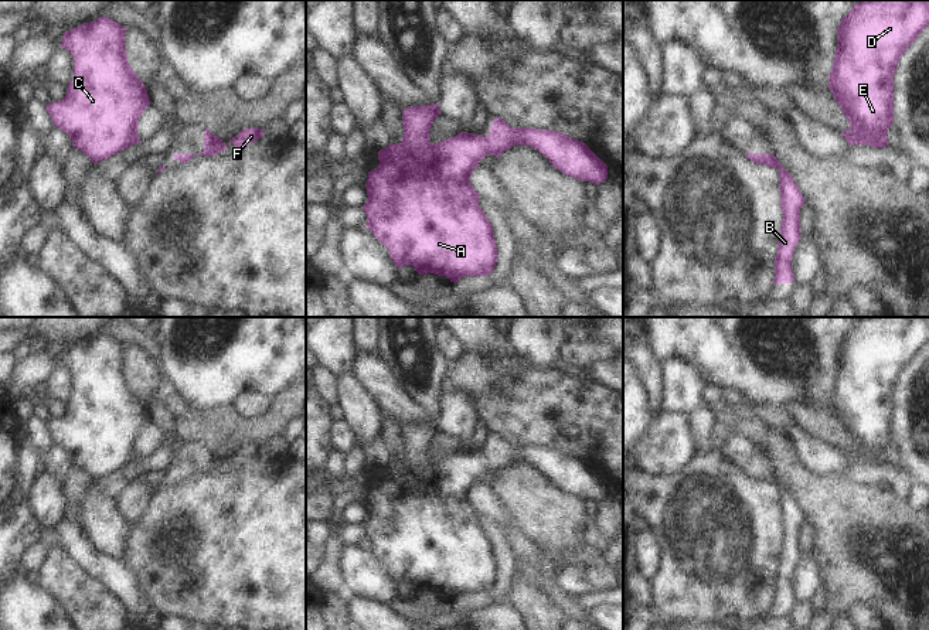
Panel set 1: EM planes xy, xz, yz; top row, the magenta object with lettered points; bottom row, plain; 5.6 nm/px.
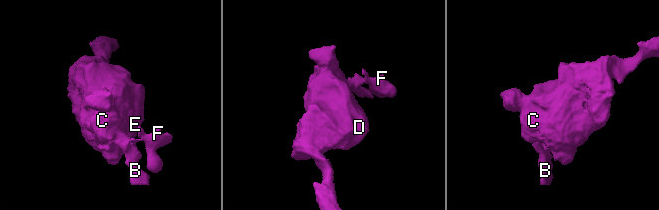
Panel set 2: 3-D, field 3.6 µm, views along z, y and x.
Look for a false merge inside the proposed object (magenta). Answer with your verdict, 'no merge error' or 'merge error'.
no merge error

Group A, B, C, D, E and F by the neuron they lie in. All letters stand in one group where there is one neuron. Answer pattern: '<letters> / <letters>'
A B C D E F

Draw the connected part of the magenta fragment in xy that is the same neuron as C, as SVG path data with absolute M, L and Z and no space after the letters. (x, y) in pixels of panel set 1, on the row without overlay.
M103 333L61 357L61 365L74 374L74 395L65 413L45 426L92 480L140 460L139 435L150 422L144 401L127 379L125 353L125 343Z

